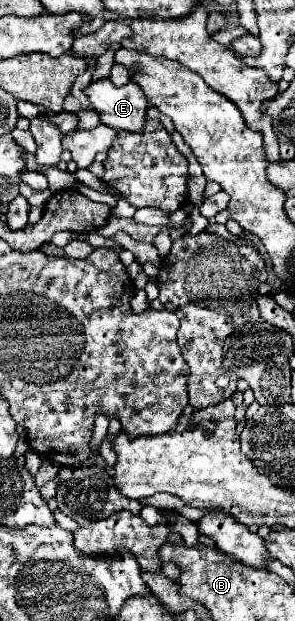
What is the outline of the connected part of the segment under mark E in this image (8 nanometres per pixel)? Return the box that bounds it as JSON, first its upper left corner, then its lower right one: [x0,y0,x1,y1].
[84,77,148,131]

